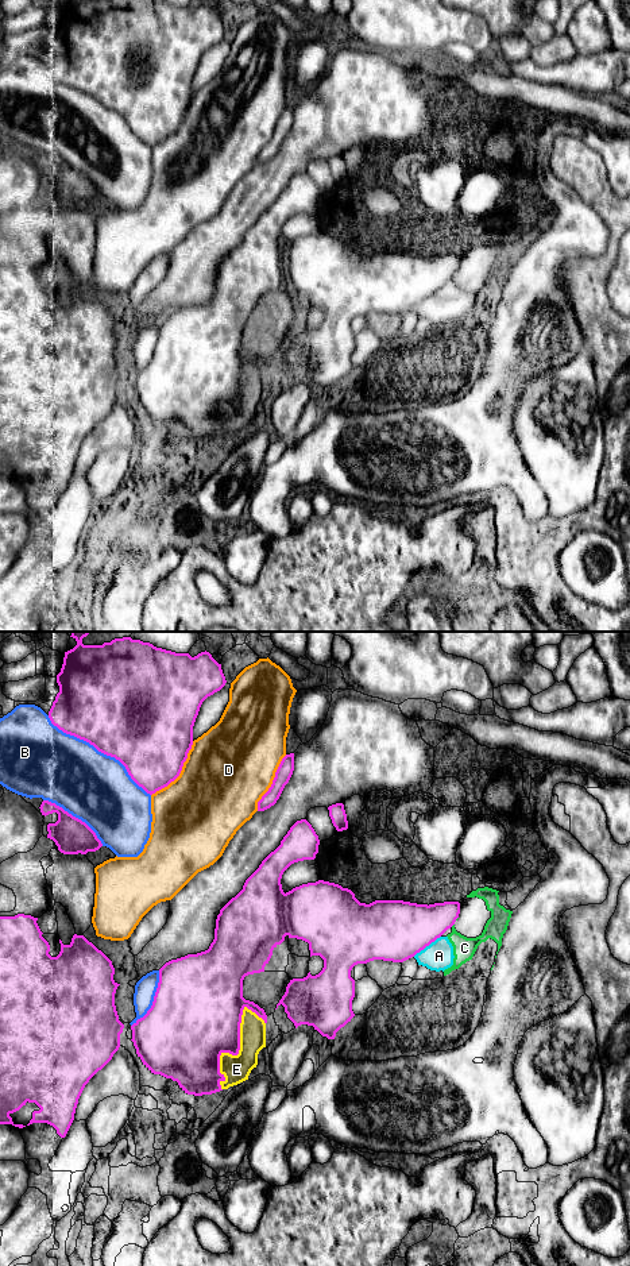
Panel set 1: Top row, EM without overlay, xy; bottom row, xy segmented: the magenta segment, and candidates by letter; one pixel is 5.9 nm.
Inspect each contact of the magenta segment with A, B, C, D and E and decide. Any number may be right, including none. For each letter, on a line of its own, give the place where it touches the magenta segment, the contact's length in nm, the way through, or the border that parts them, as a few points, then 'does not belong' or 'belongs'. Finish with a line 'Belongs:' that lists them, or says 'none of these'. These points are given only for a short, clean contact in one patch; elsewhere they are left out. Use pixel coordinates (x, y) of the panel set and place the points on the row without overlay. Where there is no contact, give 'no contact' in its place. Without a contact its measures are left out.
A: xy (426, 297) | 200 nm | does not belong
B: xy (100, 103) | 800 nm | does not belong
C: xy (452, 277) | 30 nm | along xy (453, 276), (451, 278) | does not belong
D: xy (180, 124) | 420 nm | does not belong
E: xy (235, 406) | 500 nm | does not belong
Belongs: none of these

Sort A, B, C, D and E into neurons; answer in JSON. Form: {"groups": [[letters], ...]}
{"groups": [["A", "C"], ["B"], ["D"], ["E"]]}

